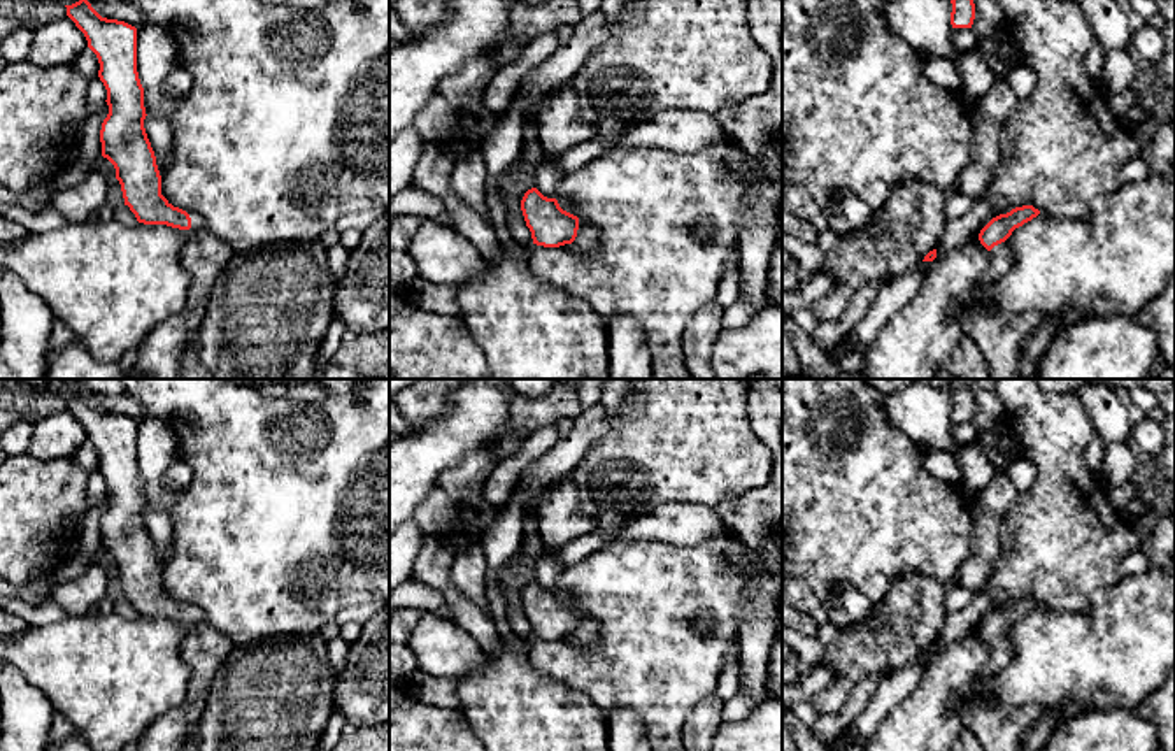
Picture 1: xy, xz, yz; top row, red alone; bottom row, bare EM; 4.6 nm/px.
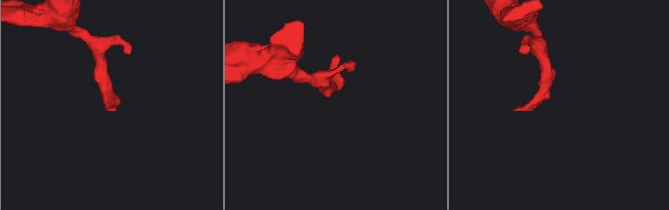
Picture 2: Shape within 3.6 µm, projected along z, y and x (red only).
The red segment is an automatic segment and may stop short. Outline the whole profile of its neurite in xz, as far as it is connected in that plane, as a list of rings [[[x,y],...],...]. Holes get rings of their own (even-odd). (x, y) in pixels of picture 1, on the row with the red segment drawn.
[[[537,188],[524,193],[521,211],[533,244],[544,247],[573,244],[589,256],[602,251],[595,226],[580,226],[577,216],[563,211],[556,198],[544,197]]]

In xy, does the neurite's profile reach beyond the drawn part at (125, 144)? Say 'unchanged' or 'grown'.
grown

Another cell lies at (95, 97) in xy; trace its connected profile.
[[[93,77],[88,81],[88,91],[86,91],[86,114],[84,121],[93,116],[107,100],[107,89],[100,77]]]

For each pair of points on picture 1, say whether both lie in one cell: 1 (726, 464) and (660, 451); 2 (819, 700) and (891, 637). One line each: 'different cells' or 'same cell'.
1: same cell
2: same cell

